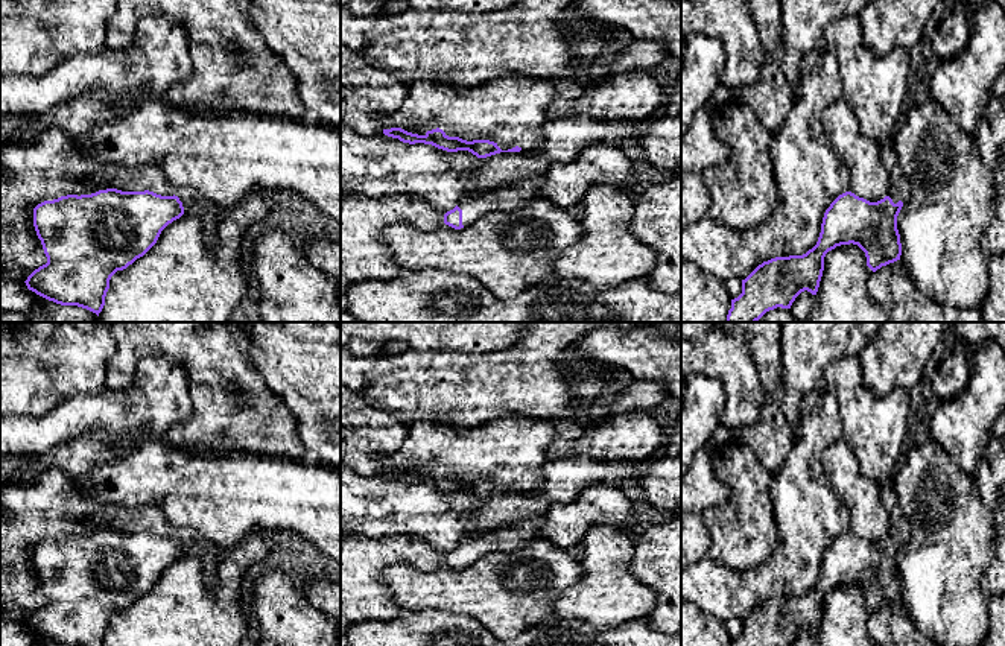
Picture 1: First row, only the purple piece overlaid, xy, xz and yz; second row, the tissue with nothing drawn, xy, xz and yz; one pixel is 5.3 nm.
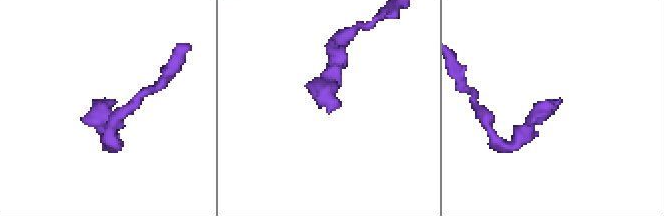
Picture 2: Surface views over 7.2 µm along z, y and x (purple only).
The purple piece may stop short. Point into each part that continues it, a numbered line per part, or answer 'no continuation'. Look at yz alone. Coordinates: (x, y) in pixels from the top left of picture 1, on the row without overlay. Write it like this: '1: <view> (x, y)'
1: yz (899, 526)

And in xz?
1: xz (511, 537)

